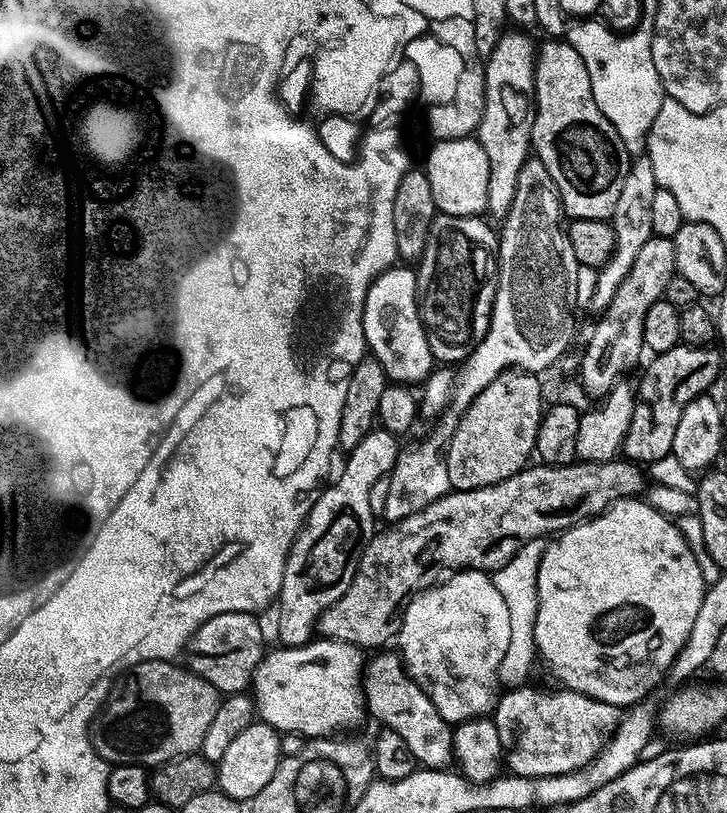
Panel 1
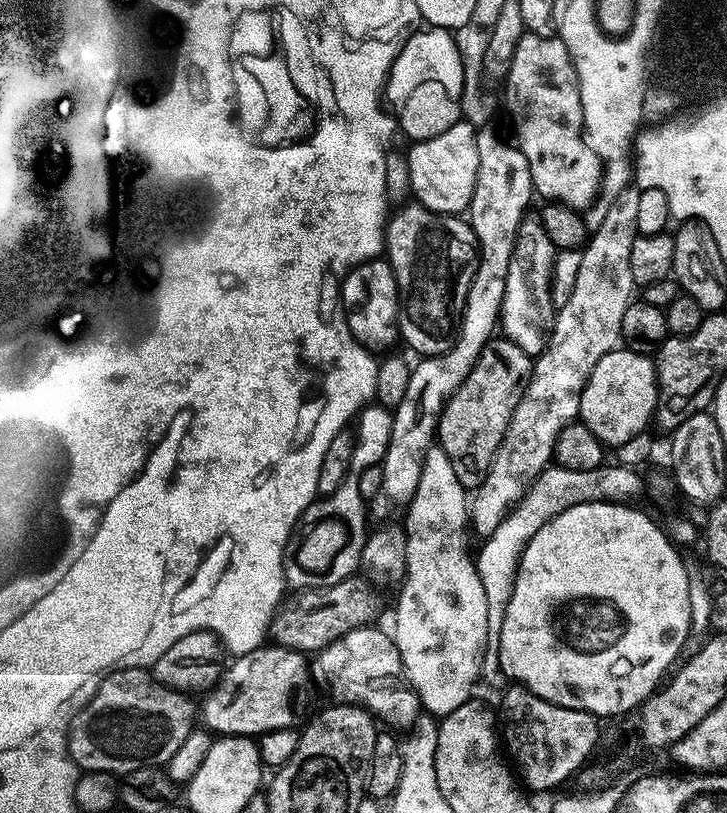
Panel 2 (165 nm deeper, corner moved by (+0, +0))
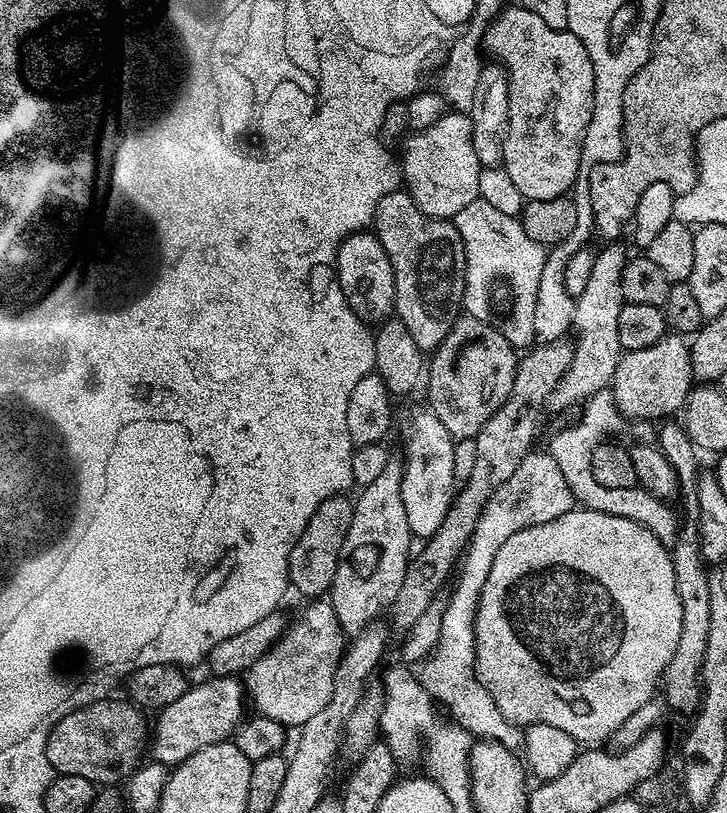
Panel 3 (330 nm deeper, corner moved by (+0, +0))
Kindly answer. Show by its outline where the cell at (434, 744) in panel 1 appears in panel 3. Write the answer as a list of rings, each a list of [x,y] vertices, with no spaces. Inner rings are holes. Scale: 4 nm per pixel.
[[[312,602],[309,608],[304,608],[300,612],[300,617],[296,621],[289,623],[284,632],[280,635],[280,640],[258,662],[254,662],[252,668],[247,669],[246,692],[259,715],[272,718],[274,722],[282,722],[286,726],[303,726],[310,722],[314,714],[318,714],[330,702],[330,696],[334,690],[334,678],[339,670],[340,659],[346,651],[346,637],[340,628],[340,623],[336,617],[331,603]]]

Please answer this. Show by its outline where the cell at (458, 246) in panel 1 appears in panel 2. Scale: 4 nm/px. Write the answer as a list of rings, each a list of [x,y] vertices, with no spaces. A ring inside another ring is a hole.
[[[419,202],[405,203],[400,209],[401,212],[391,213],[386,224],[386,259],[392,266],[392,273],[400,291],[398,336],[414,351],[420,352],[416,354],[421,357],[441,356],[452,349],[452,343],[456,341],[460,324],[464,320],[466,294],[470,290],[478,259],[476,235],[471,223],[459,215],[432,212]]]

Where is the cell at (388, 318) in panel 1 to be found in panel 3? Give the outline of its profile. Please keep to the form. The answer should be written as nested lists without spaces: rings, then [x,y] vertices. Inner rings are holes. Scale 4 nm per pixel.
[[[375,231],[355,232],[344,239],[340,249],[336,251],[336,277],[350,310],[354,310],[354,314],[358,314],[358,318],[365,324],[379,326],[395,313],[394,270],[390,266],[390,258],[386,258],[386,250],[382,250],[382,242],[378,242]]]

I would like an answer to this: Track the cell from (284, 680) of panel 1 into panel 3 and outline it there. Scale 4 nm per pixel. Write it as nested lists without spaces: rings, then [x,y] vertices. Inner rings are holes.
[[[212,676],[201,684],[193,683],[182,694],[182,698],[170,702],[165,708],[159,709],[157,720],[150,732],[150,756],[155,763],[175,766],[181,764],[190,754],[198,754],[198,750],[206,750],[206,746],[214,746],[218,742],[229,739],[245,719],[246,688],[235,676]]]

